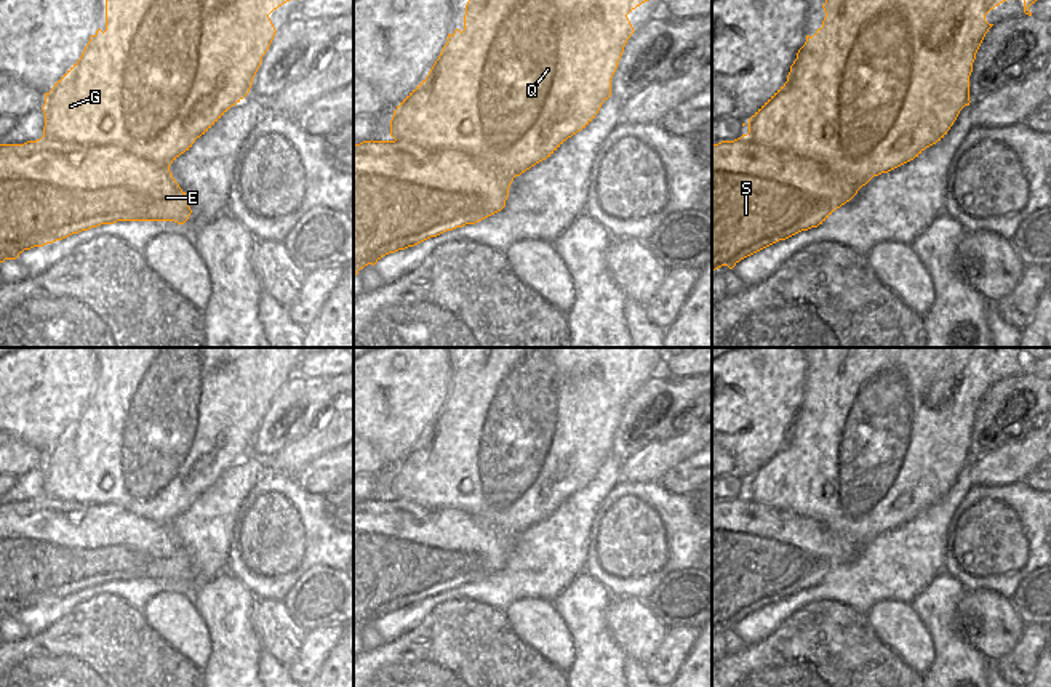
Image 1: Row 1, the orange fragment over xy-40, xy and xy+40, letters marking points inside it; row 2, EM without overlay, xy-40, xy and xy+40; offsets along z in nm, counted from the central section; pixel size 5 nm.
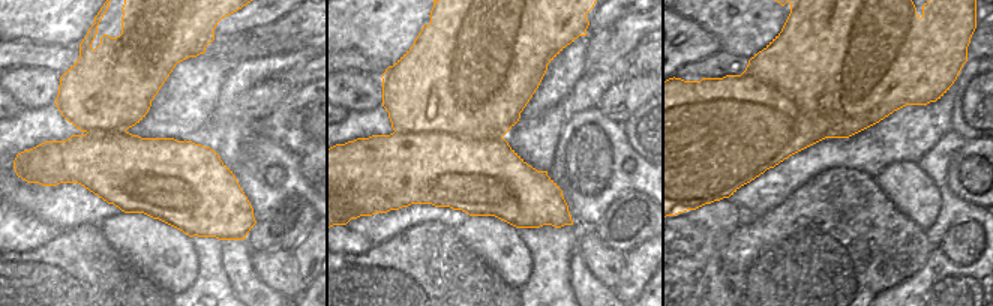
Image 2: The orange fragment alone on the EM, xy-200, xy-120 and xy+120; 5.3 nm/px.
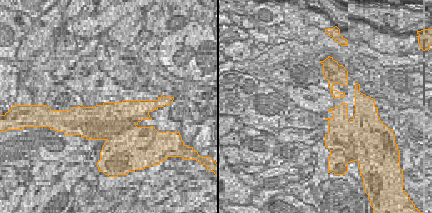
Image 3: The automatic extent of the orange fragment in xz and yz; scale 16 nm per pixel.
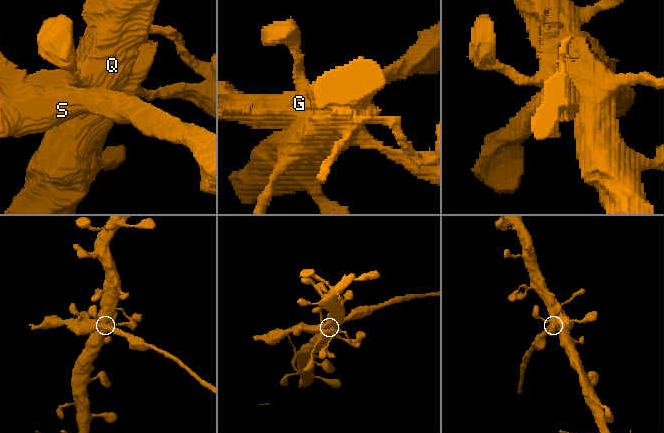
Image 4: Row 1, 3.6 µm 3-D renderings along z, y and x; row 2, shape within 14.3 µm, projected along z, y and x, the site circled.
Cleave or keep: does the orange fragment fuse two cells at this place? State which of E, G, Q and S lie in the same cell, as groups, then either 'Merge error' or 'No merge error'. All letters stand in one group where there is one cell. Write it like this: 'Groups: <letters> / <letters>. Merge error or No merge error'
Groups: E S / G Q. Merge error.

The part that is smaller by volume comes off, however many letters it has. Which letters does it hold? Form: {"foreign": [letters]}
{"foreign": ["E", "S"]}

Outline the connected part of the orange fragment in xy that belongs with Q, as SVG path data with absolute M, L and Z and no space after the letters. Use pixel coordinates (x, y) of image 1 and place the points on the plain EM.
M477 348L466 364L464 389L448 392L438 418L429 434L397 464L390 479L390 495L411 500L427 509L462 509L488 527L509 524L514 535L520 535L536 522L550 516L568 496L585 487L611 455L611 437L624 412L624 405L635 391L627 373L648 359L670 356L665 348Z

